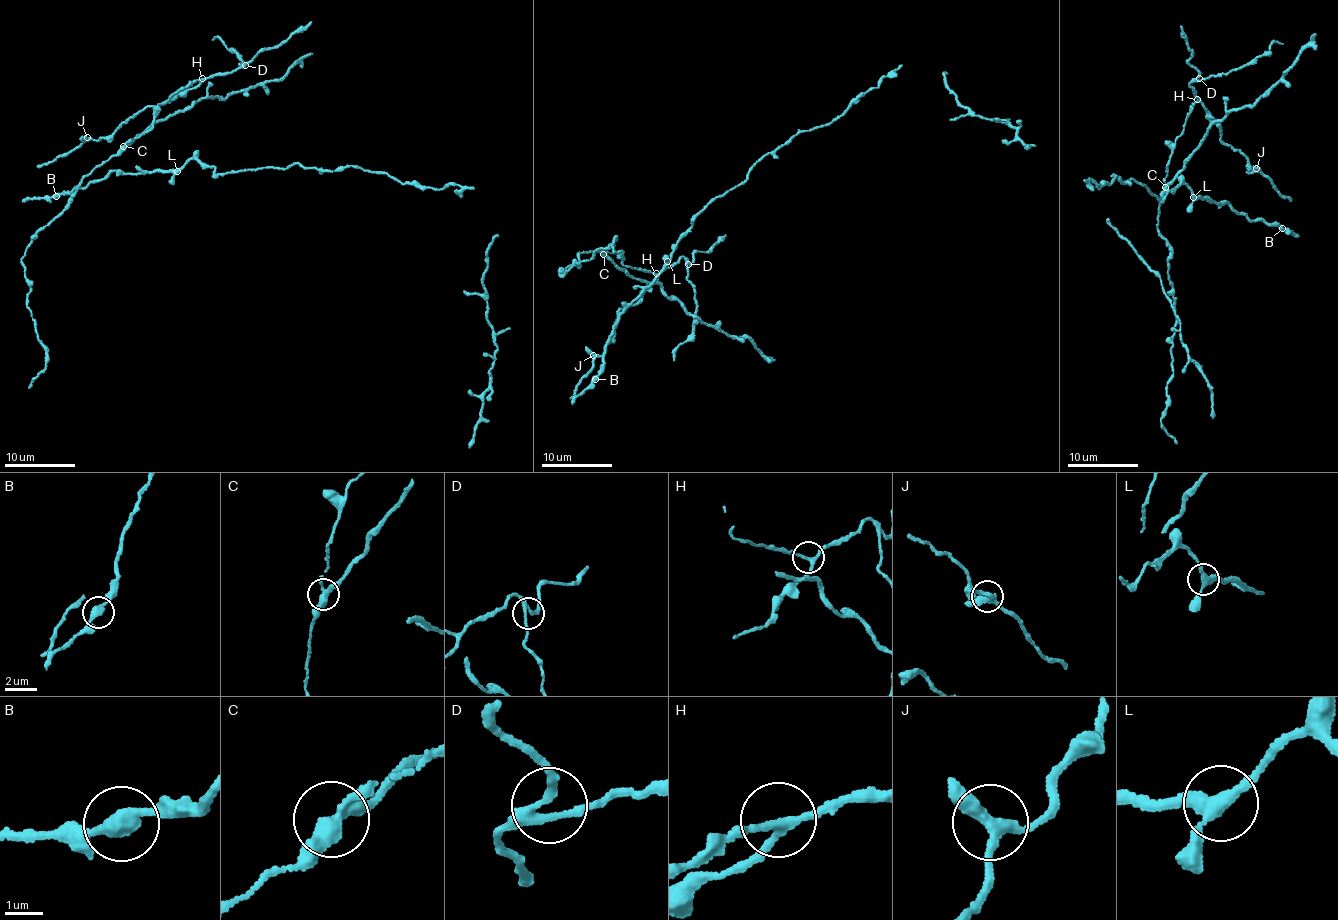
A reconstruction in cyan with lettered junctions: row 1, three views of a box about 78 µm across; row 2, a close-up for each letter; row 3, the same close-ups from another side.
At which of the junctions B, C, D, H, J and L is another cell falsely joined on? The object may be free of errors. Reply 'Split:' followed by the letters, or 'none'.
Split: C

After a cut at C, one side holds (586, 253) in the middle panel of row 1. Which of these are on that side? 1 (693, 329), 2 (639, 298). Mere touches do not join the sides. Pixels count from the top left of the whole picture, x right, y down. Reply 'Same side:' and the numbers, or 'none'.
Same side: 1, 2

